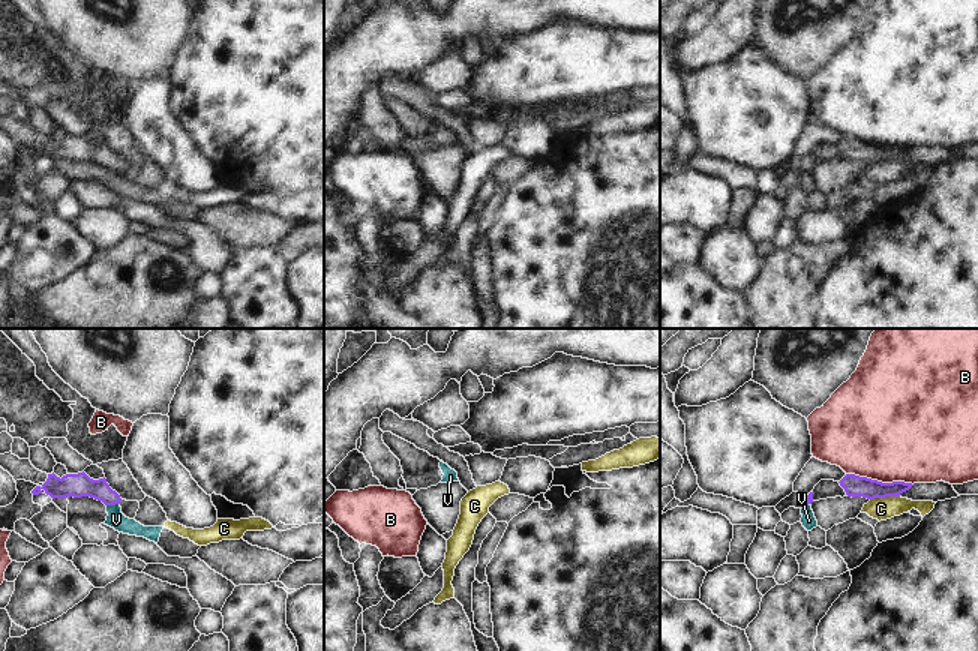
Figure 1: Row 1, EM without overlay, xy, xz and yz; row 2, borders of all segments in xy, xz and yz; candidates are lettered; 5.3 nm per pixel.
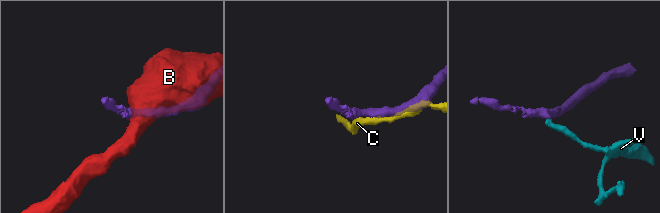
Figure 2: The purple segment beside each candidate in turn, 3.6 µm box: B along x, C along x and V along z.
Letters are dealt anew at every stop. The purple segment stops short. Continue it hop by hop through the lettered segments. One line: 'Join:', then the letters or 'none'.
Join: none

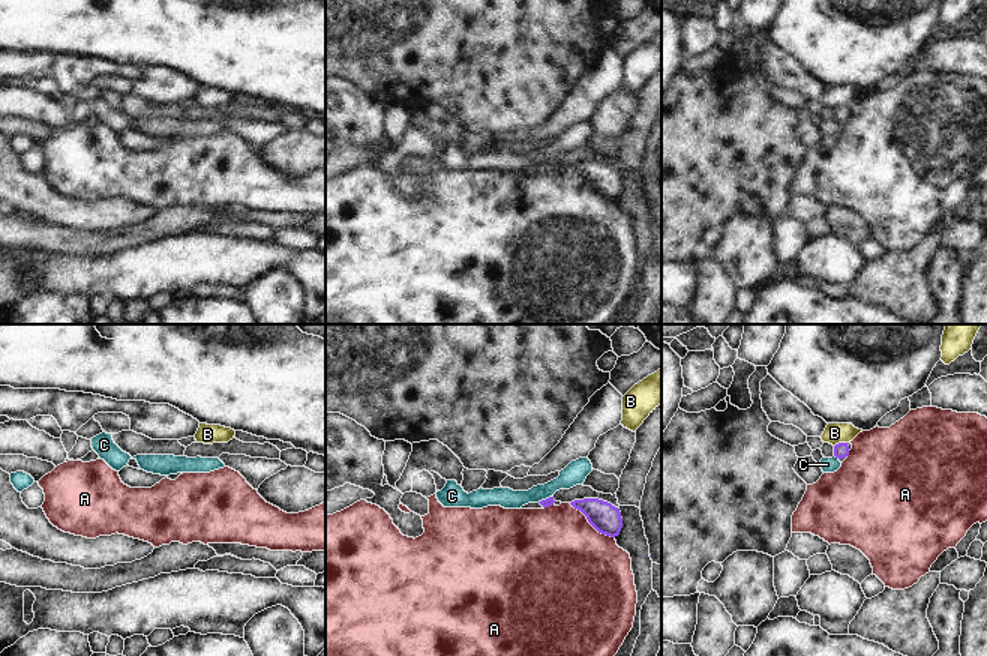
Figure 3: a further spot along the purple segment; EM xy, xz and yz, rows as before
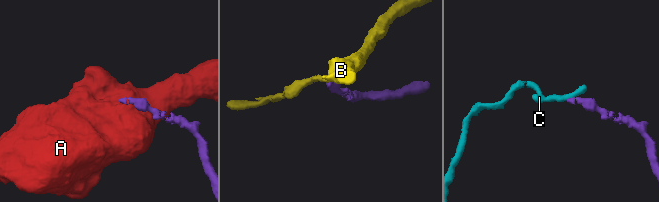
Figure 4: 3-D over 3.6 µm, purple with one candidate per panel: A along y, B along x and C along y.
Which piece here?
Join: none

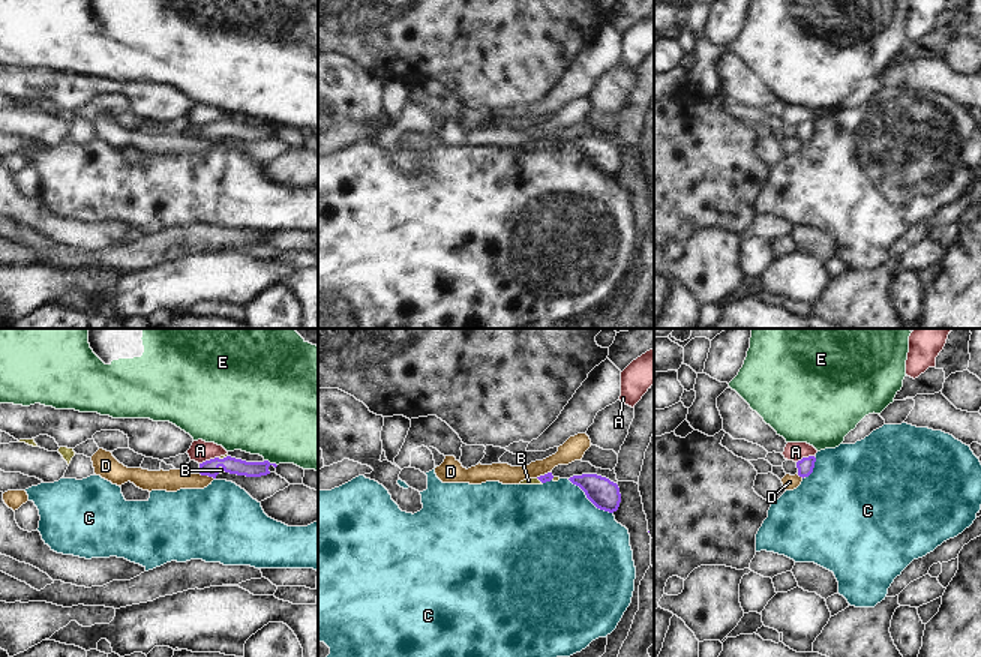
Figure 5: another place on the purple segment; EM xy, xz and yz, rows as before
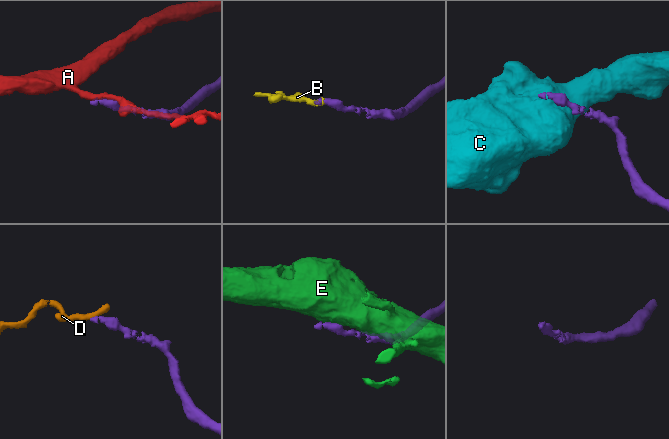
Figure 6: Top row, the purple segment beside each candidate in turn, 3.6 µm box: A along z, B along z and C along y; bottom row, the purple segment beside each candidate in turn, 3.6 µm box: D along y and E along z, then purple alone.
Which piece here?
Join: B

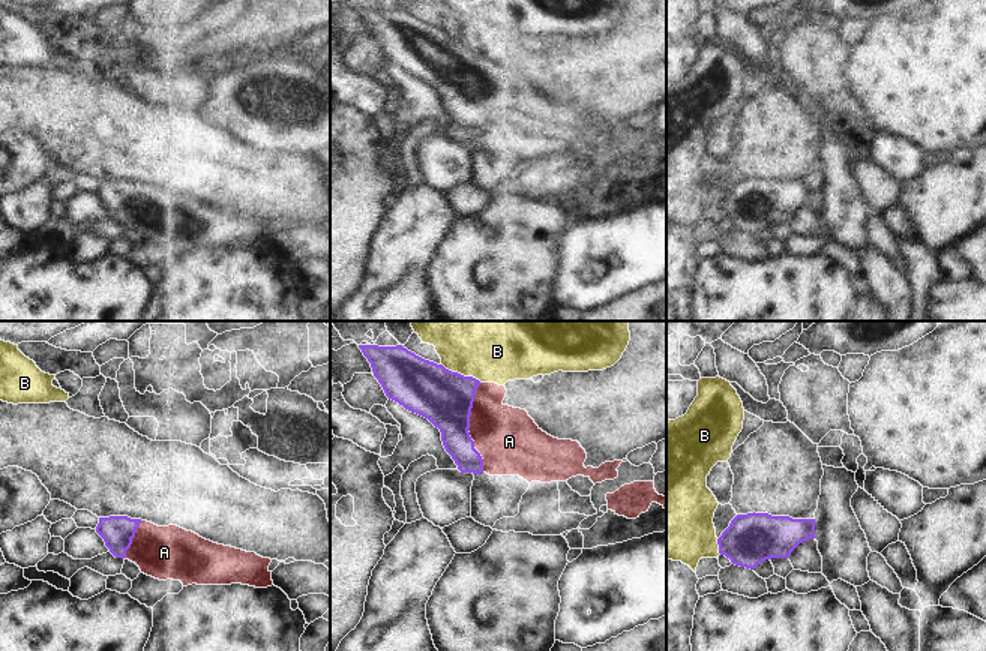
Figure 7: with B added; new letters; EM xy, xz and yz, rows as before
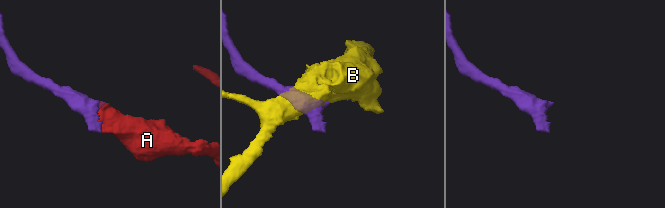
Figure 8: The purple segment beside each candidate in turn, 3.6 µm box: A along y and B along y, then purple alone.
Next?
Join: A

